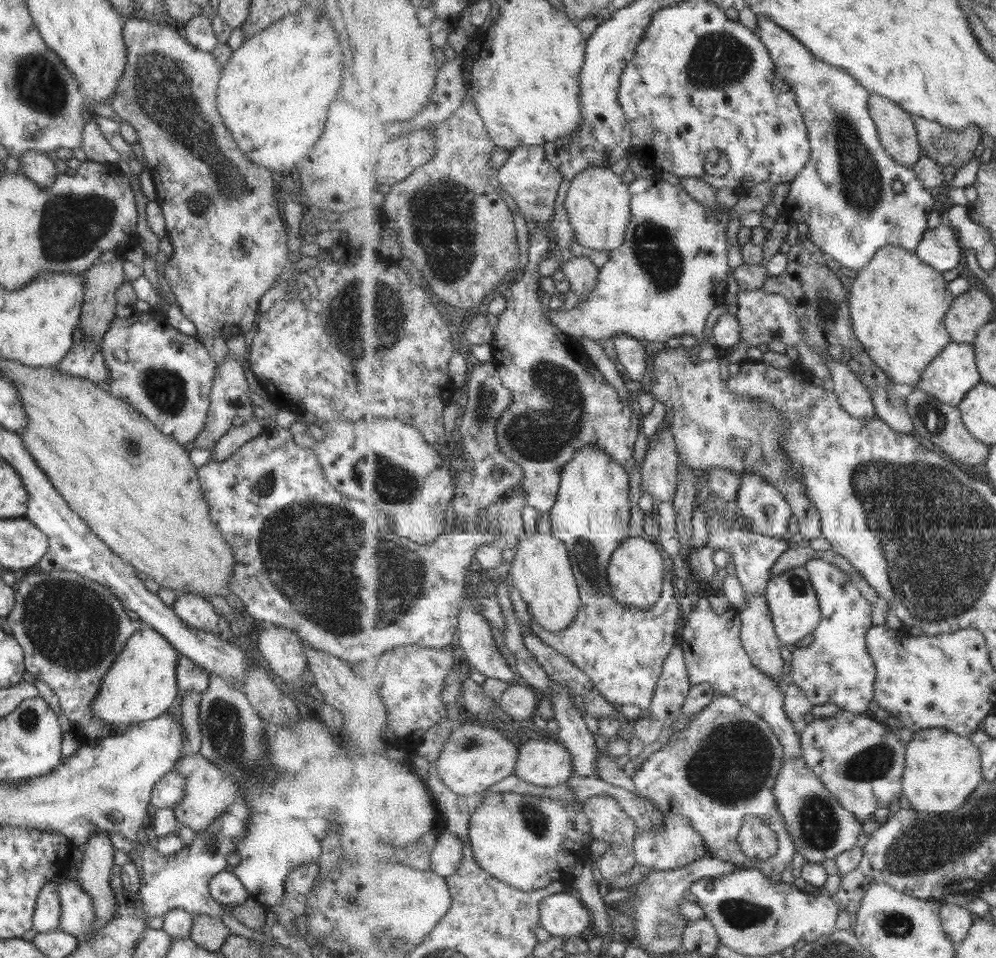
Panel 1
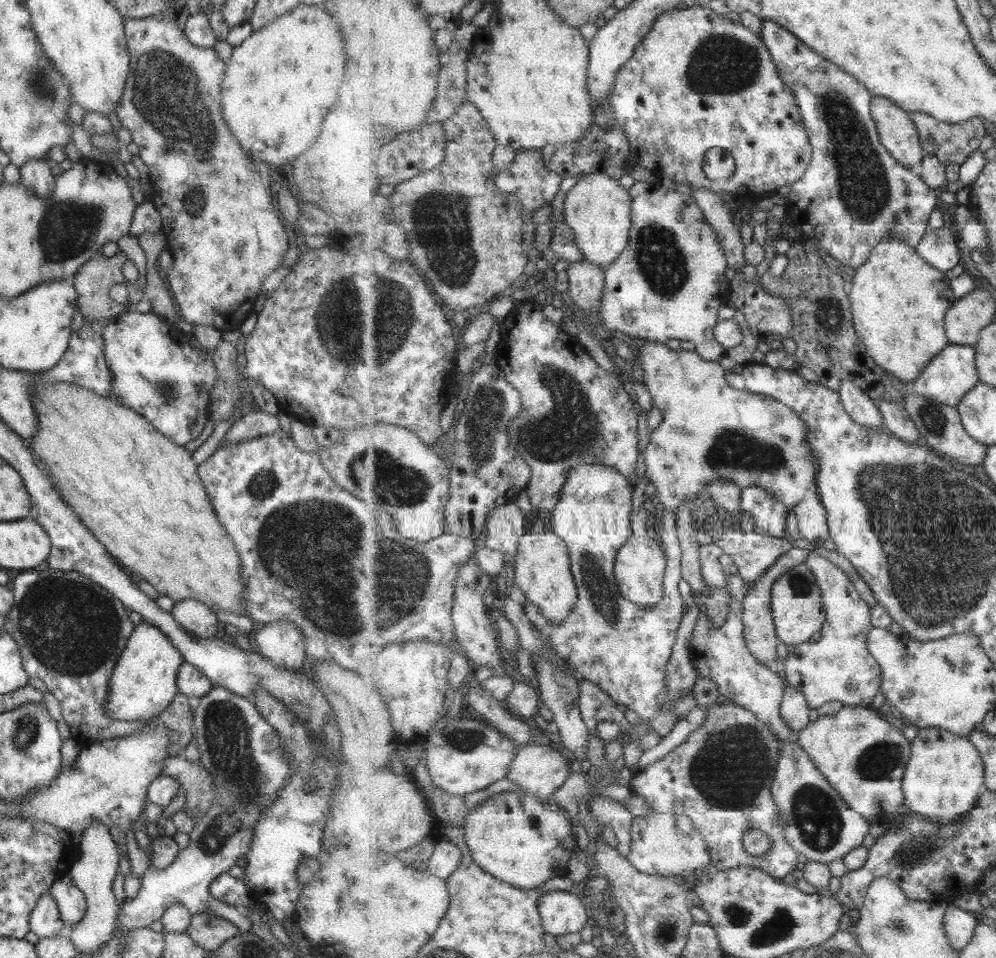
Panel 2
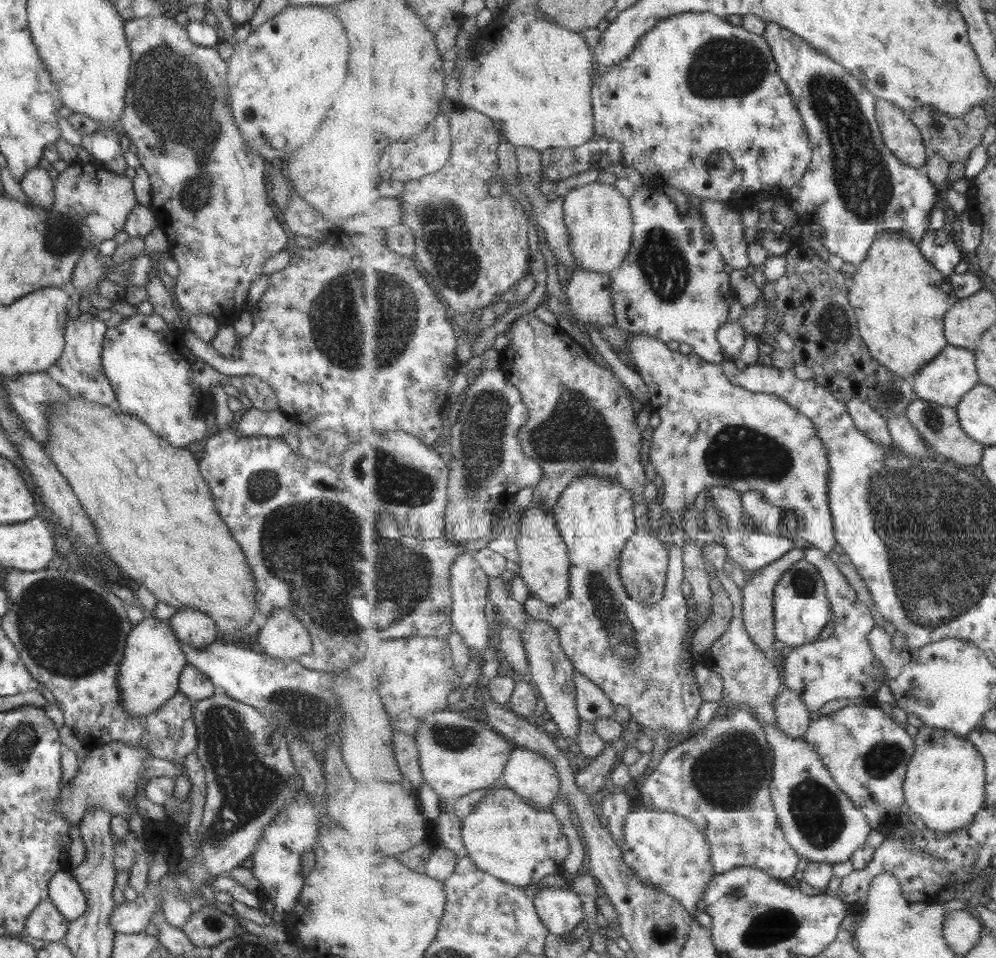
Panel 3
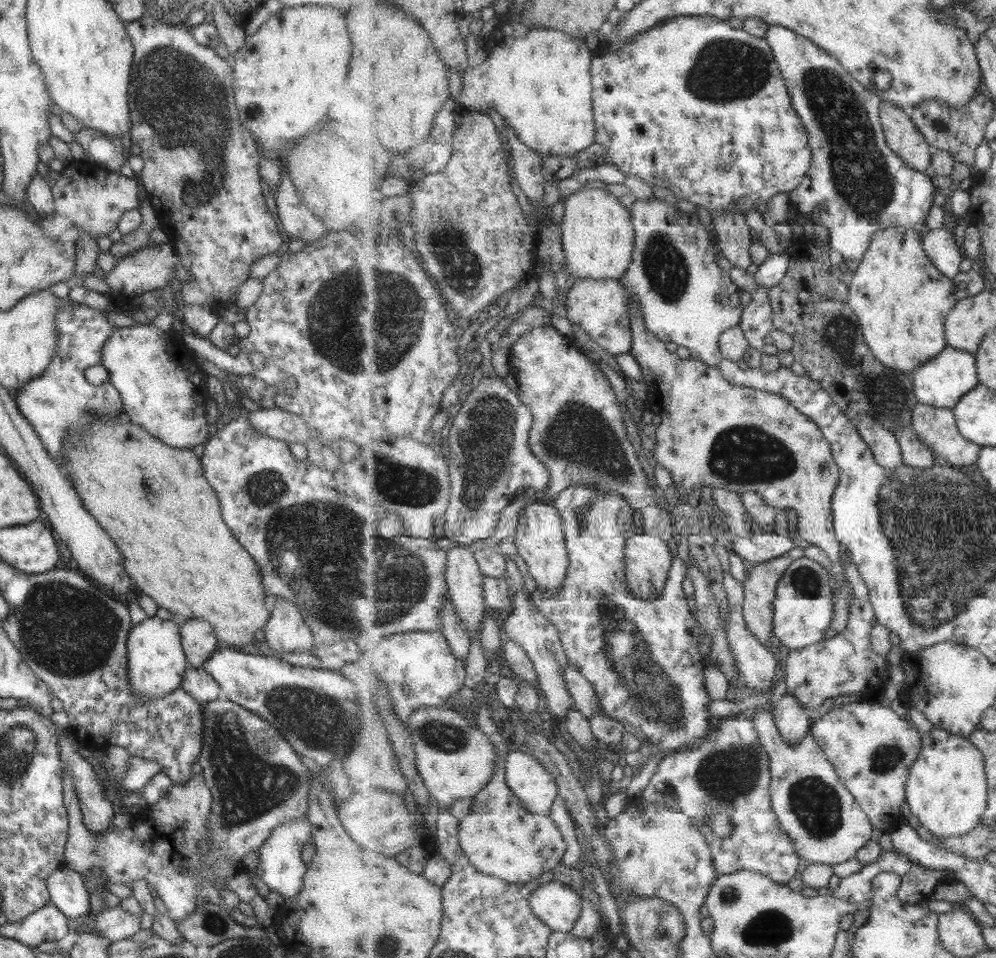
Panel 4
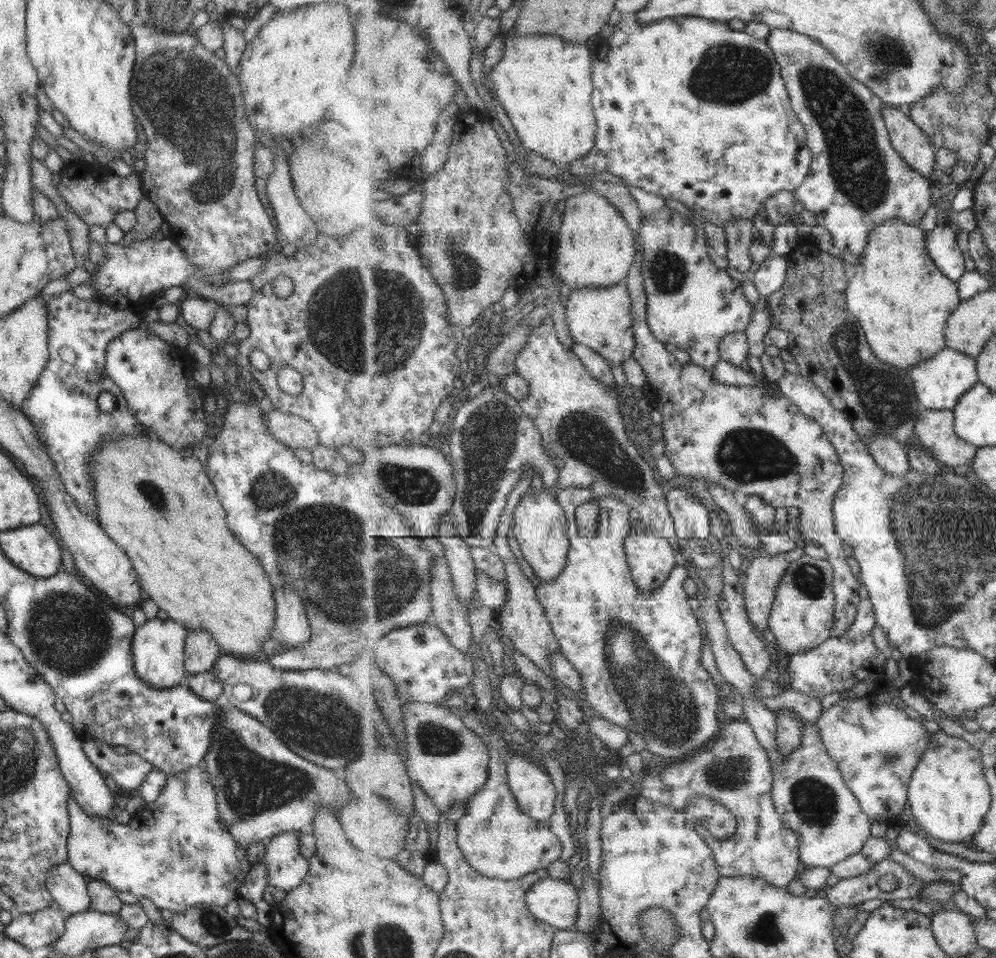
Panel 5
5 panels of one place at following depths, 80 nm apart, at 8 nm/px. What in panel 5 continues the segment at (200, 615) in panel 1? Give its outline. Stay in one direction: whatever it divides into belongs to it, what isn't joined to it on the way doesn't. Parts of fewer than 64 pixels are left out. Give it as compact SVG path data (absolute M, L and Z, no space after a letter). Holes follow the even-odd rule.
M203 629L188 630L183 650L183 666L187 675L211 670L215 659L221 654L211 634Z

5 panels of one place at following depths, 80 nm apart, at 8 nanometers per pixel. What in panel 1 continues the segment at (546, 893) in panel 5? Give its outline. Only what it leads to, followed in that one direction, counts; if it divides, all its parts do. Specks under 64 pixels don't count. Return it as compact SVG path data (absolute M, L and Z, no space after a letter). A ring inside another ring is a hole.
M572 892L552 894L542 901L540 906L541 930L546 930L552 938L580 936L592 927L592 915L590 910L582 902L582 899Z

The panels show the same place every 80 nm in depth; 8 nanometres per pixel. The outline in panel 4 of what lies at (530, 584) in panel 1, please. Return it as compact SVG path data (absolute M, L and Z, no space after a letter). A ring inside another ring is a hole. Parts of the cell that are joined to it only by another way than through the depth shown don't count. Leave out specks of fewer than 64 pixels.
M540 498L525 507L519 517L515 539L518 551L526 560L530 576L535 580L537 587L549 592L561 590L567 577L567 570L570 569L570 554L559 508L555 507L555 504L541 502Z

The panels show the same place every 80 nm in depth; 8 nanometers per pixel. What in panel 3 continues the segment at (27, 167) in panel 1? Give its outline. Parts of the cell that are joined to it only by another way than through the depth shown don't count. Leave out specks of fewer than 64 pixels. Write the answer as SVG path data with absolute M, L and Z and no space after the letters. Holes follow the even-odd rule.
M37 166L28 168L19 183L31 204L45 208L54 202L54 183L45 169Z

